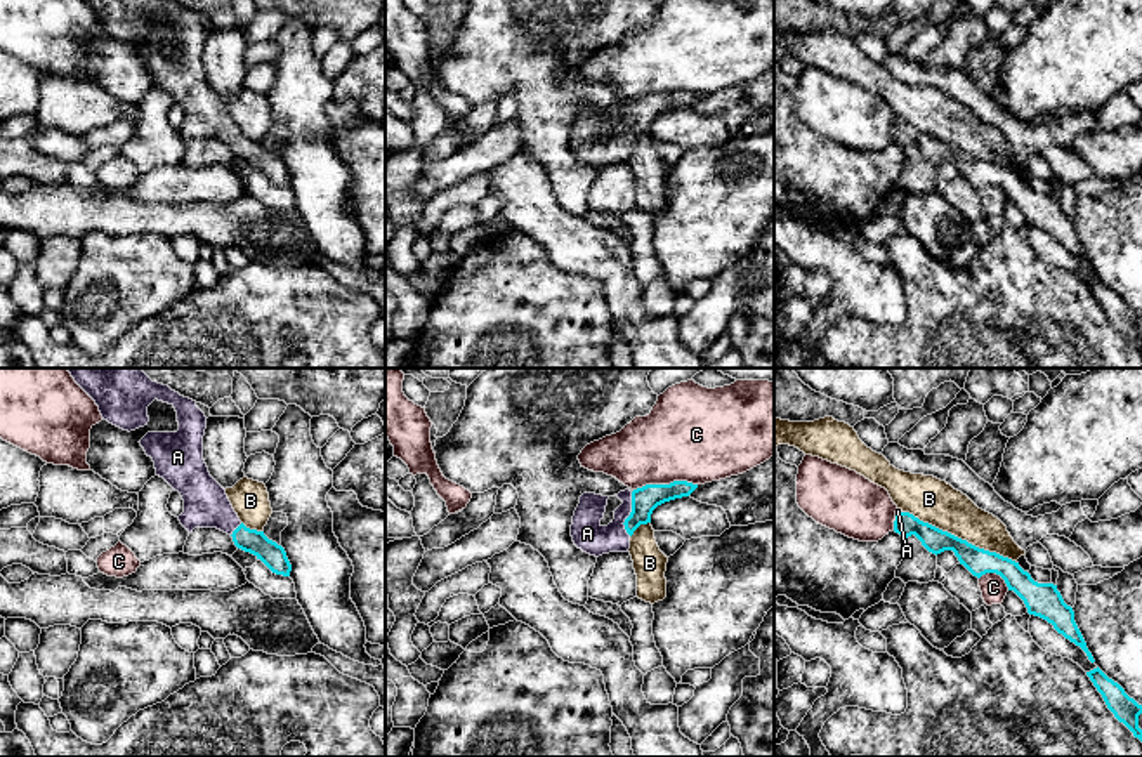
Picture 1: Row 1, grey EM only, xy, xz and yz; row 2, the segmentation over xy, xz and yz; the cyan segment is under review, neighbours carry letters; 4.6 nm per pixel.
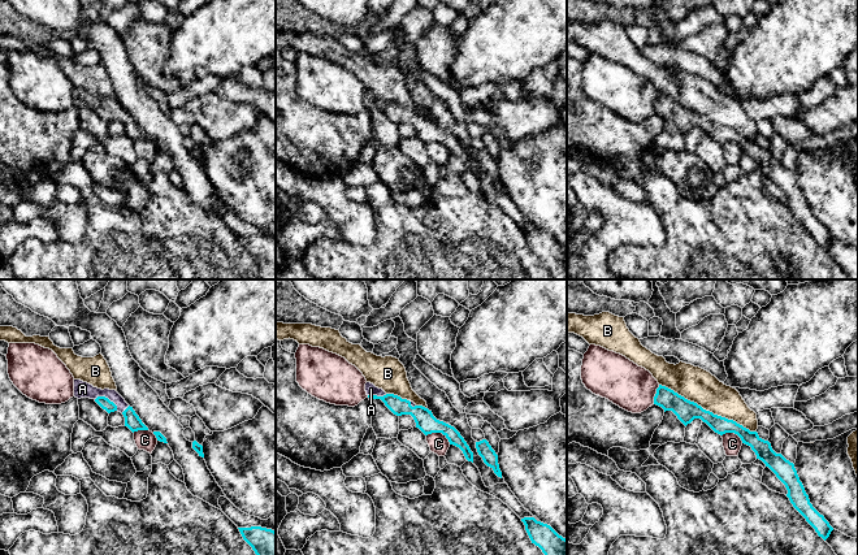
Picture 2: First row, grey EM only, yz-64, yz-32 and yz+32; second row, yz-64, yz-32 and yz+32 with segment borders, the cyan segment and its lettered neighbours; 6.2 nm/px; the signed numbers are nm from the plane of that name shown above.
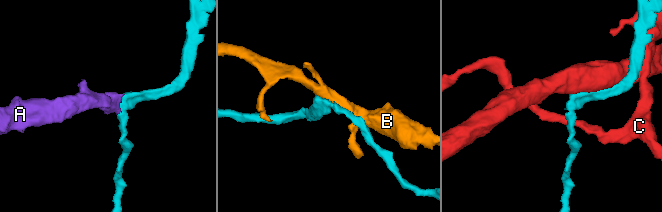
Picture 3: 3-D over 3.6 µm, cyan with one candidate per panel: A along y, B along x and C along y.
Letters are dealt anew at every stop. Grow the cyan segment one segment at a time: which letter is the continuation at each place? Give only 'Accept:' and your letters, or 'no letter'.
Accept: A

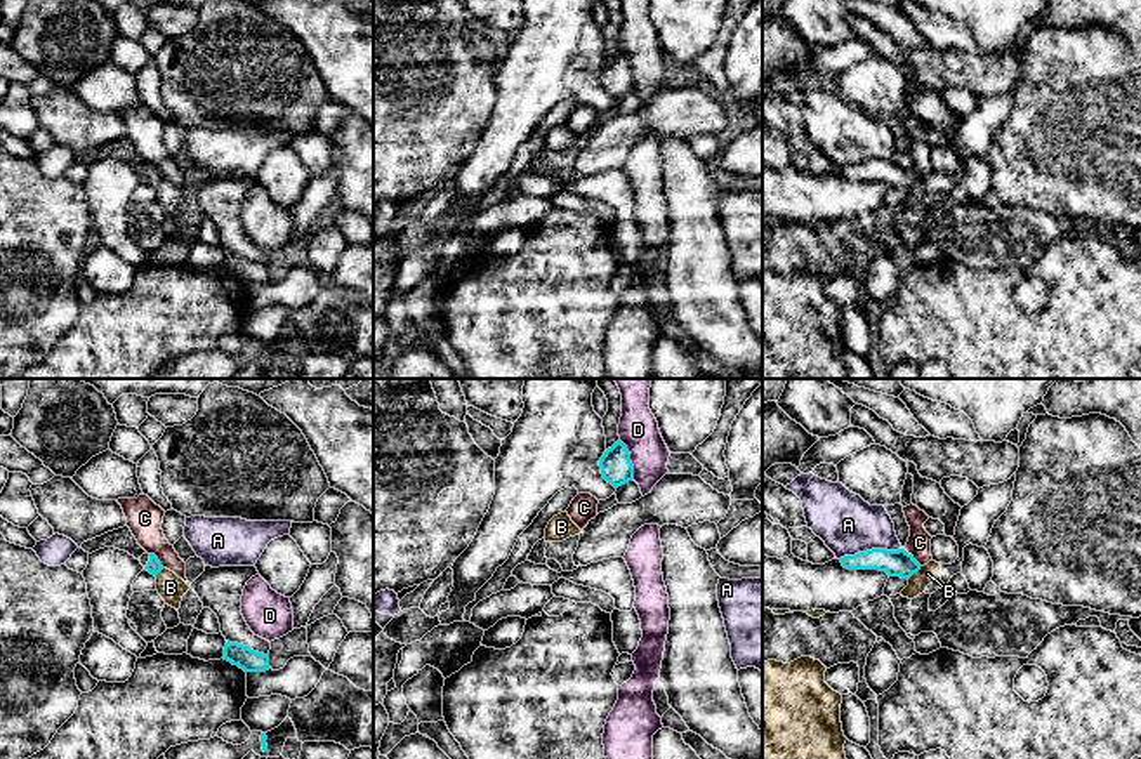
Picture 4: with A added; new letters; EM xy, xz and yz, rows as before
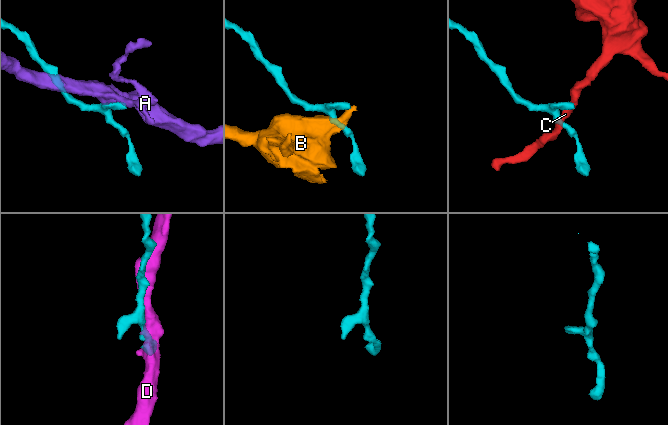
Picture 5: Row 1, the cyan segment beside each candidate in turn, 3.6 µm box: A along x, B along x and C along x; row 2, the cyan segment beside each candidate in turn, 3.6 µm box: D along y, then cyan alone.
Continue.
Accept: no letter

